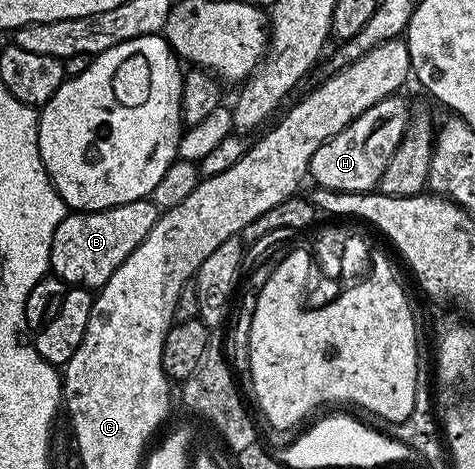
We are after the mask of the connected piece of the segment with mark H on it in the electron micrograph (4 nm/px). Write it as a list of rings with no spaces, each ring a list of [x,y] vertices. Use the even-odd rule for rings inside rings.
[[[379,103],[373,104],[371,118],[357,116],[328,142],[321,143],[311,157],[310,181],[315,181],[313,183],[316,187],[339,190],[341,193],[374,191],[385,172],[385,164],[389,164],[390,158],[387,154],[393,156],[397,144],[407,130],[406,121],[391,122],[392,112],[390,105],[383,108]]]

